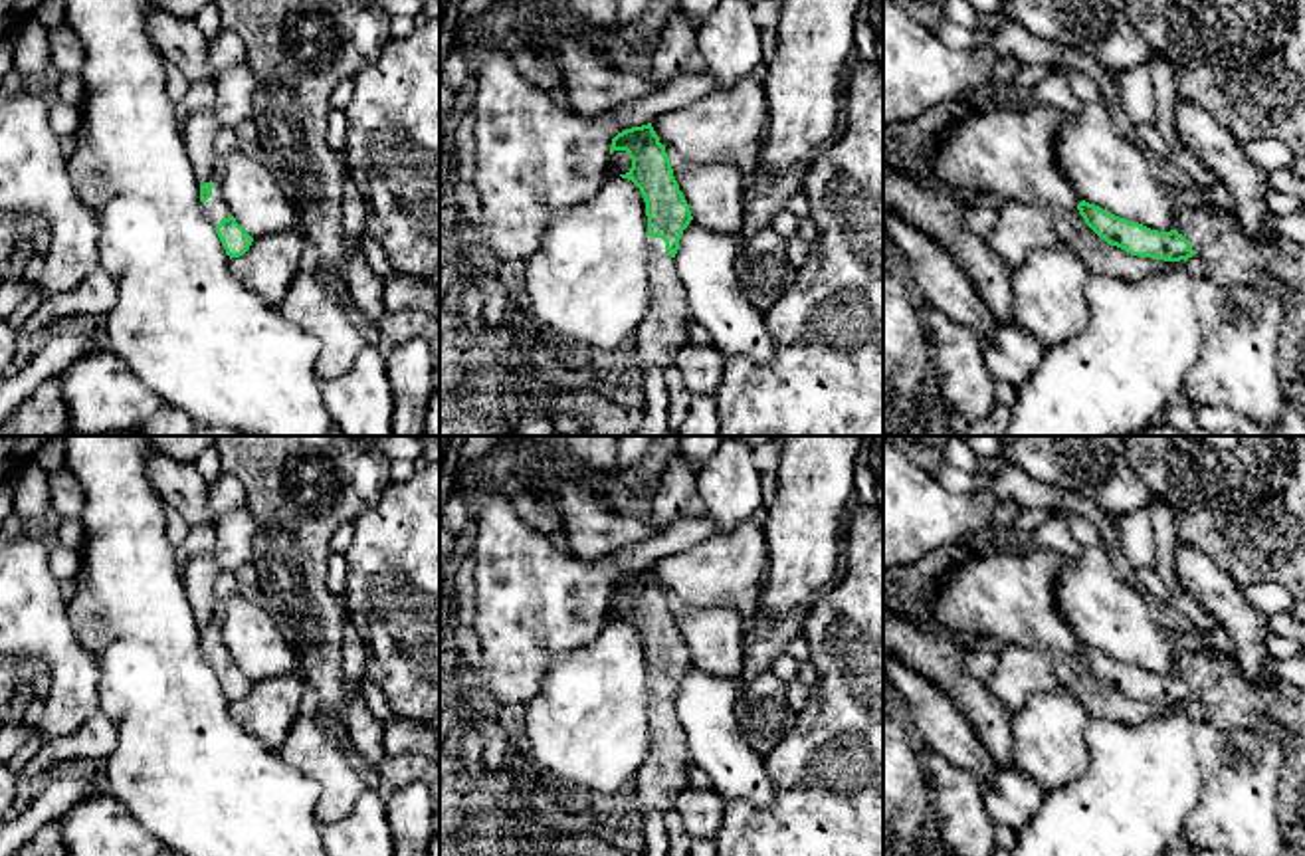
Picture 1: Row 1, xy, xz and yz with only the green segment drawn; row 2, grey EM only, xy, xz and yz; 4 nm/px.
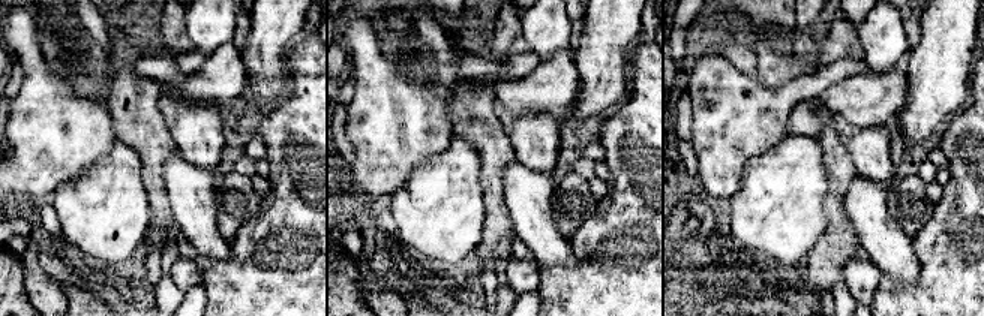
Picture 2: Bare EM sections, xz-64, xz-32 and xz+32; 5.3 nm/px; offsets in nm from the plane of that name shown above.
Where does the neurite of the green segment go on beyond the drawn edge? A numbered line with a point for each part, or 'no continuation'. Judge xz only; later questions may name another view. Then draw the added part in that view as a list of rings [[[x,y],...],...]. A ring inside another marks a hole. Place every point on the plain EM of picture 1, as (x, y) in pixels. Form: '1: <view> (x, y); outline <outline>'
1: xz (664, 773); outline [[[650,682],[650,694],[652,745],[632,781],[634,810],[642,818],[650,812],[673,810],[677,795],[689,787],[689,769],[693,767],[675,701],[665,696],[661,682]]]

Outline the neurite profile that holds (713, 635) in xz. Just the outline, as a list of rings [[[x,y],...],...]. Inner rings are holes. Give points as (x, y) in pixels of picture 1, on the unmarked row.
[[[665,588],[665,596],[693,664],[707,674],[743,682],[741,610],[729,604],[689,606],[669,588]]]

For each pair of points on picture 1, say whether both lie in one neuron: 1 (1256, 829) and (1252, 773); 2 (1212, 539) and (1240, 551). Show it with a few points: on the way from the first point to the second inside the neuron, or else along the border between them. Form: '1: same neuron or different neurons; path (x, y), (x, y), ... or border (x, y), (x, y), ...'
1: same neuron; path (1252, 815), (1252, 787)
2: same neuron; path (1218, 539), (1228, 539), (1234, 545)

